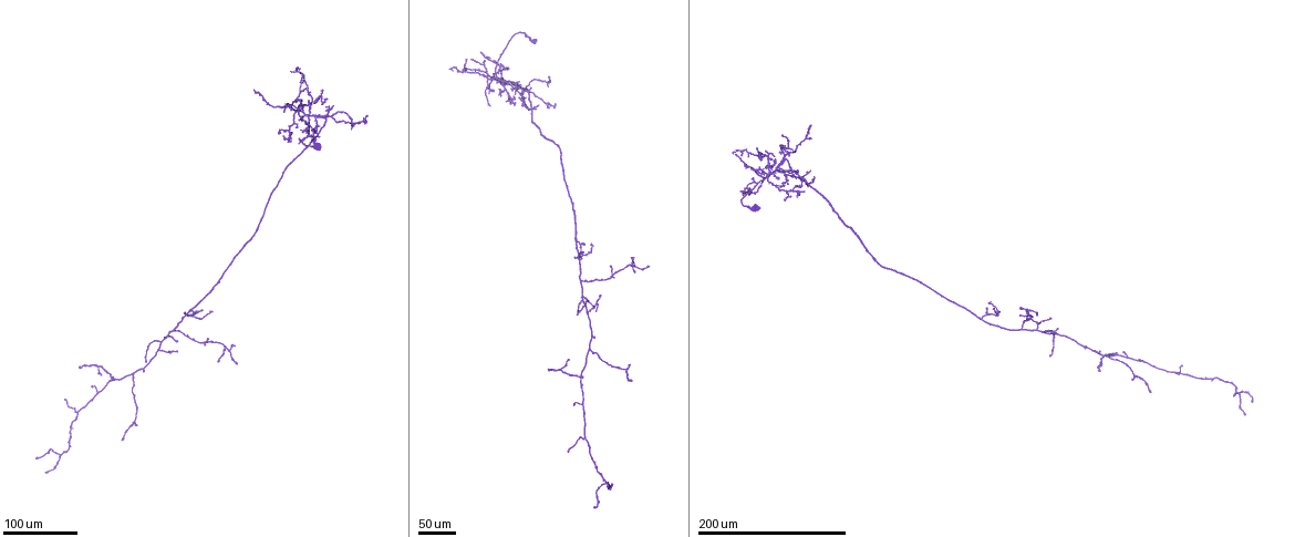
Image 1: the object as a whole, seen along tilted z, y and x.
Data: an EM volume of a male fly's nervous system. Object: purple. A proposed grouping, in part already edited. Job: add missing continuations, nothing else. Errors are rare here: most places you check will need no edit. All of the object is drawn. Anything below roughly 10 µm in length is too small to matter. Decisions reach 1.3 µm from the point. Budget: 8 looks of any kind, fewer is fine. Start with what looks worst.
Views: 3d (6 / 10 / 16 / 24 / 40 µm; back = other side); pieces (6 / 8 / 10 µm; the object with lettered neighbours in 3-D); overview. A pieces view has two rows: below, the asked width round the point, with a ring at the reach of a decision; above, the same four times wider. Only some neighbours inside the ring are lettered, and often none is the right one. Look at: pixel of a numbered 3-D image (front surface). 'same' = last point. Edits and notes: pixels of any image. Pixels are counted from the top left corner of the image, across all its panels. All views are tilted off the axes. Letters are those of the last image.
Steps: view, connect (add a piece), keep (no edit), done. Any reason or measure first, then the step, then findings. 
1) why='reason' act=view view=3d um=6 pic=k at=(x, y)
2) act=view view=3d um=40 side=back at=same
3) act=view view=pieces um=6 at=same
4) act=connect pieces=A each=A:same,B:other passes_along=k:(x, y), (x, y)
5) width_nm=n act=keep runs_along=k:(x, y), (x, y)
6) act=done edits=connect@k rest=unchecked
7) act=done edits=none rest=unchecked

why='branch stops here' act=view view=3d um=24 pic=1 at=(291, 71)

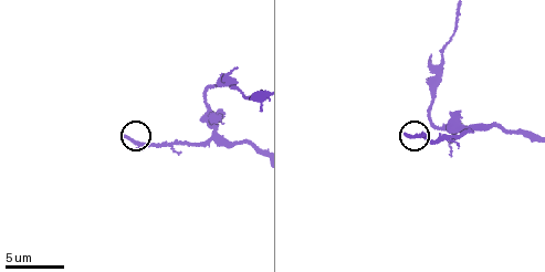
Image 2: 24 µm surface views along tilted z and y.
why='what lies round it' act=view view=pieces um=6 pic=2 at=(407, 136)

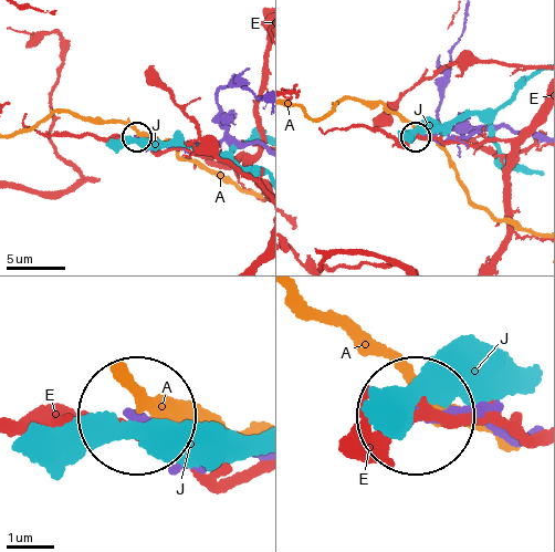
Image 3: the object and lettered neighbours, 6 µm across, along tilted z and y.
act=keep each=A:other,E:other,J:other found='none of them fits'

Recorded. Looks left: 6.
why='free end' act=view view=3d um=40 pic=1 at=(333, 104)

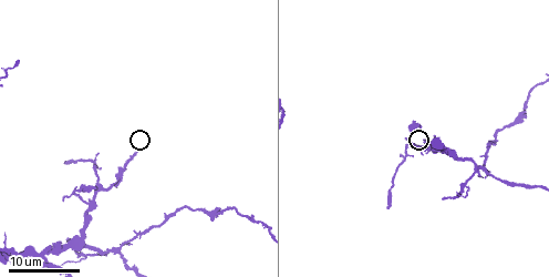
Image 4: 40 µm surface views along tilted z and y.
act=view view=pieces um=8 pic=4 at=(135, 151)

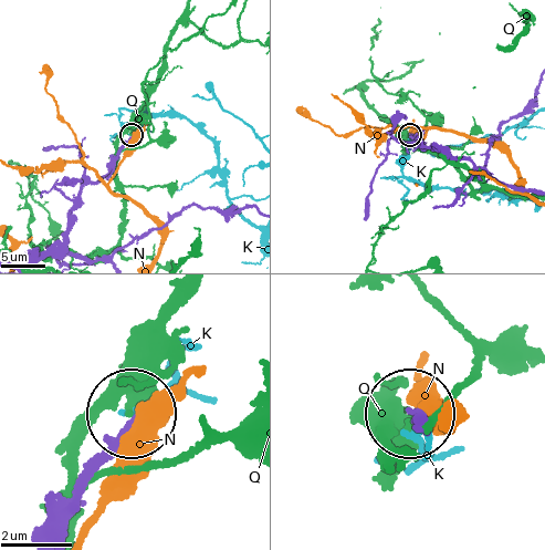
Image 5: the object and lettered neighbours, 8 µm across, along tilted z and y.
act=keep each=K:other,N:other,Q:other runs_along=5:(51, 530), (86, 463), (132, 417) found='no lettered piece goes on from it'

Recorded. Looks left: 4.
why='free end' act=view view=3d um=16 pic=4 at=(388, 206)

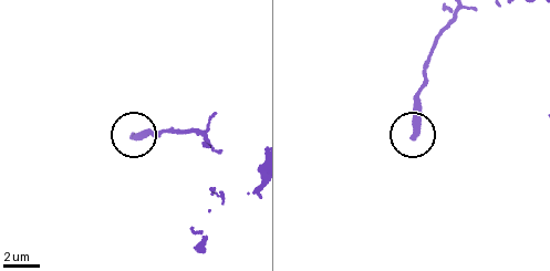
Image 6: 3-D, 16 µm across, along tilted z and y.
act=view view=pieces um=6 pic=6 at=(414, 135)

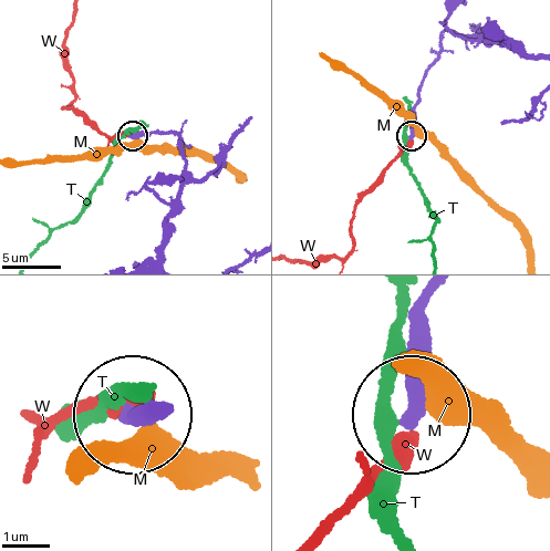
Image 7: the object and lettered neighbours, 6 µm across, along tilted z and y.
act=keep each=M:other,T:other,W:other found='no lettered piece goes on from it'

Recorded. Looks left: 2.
why='branch stops here' act=view view=3d um=40 pic=1 at=(477, 68)

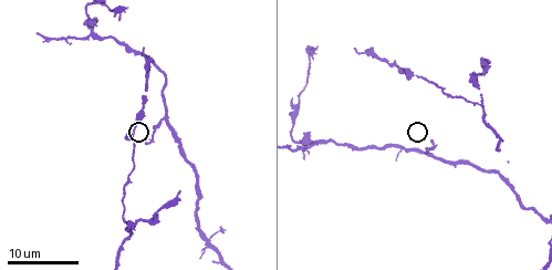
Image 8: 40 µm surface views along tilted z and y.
act=view view=pieces um=8 pic=8 at=(147, 143)

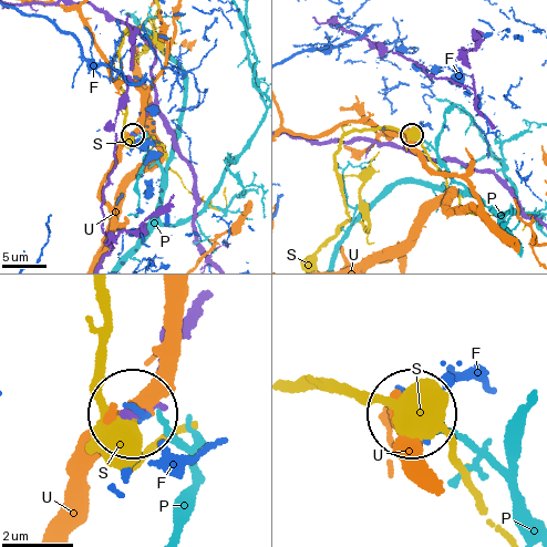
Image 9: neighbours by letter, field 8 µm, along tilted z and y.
width_nm=170 act=keep each=F:other,P:other,S:other,U:other found='none of them fits'

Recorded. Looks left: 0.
act=done edits=none rest=unchecked

